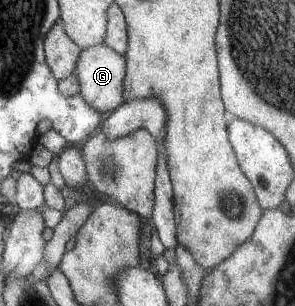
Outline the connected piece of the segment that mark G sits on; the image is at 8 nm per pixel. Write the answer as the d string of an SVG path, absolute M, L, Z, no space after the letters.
M104 43L82 49L76 60L74 73L79 81L79 96L93 110L103 114L117 108L123 100L123 76L125 76L125 59Z

